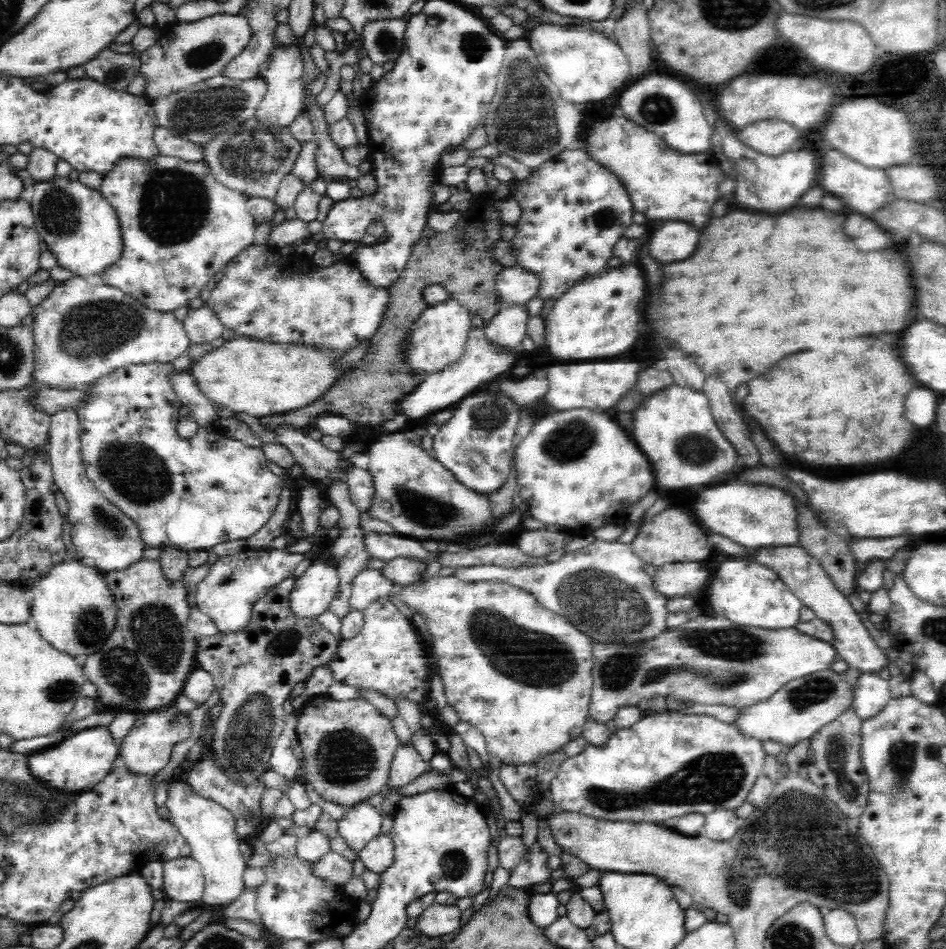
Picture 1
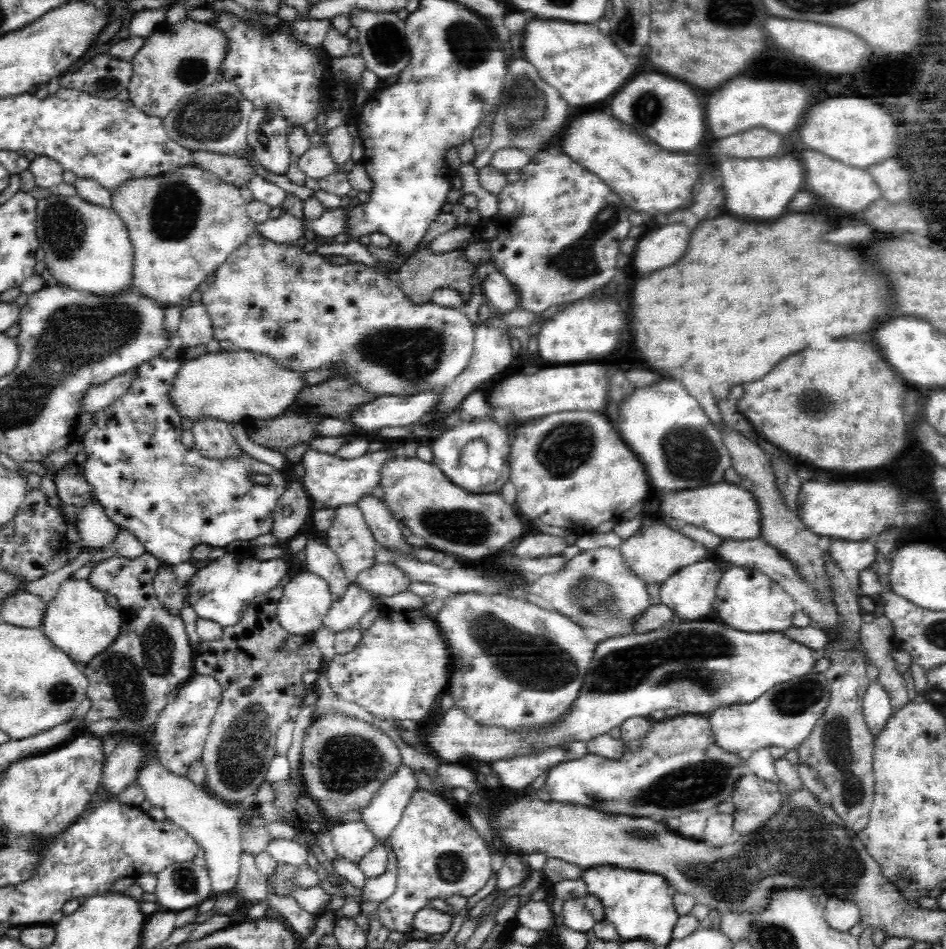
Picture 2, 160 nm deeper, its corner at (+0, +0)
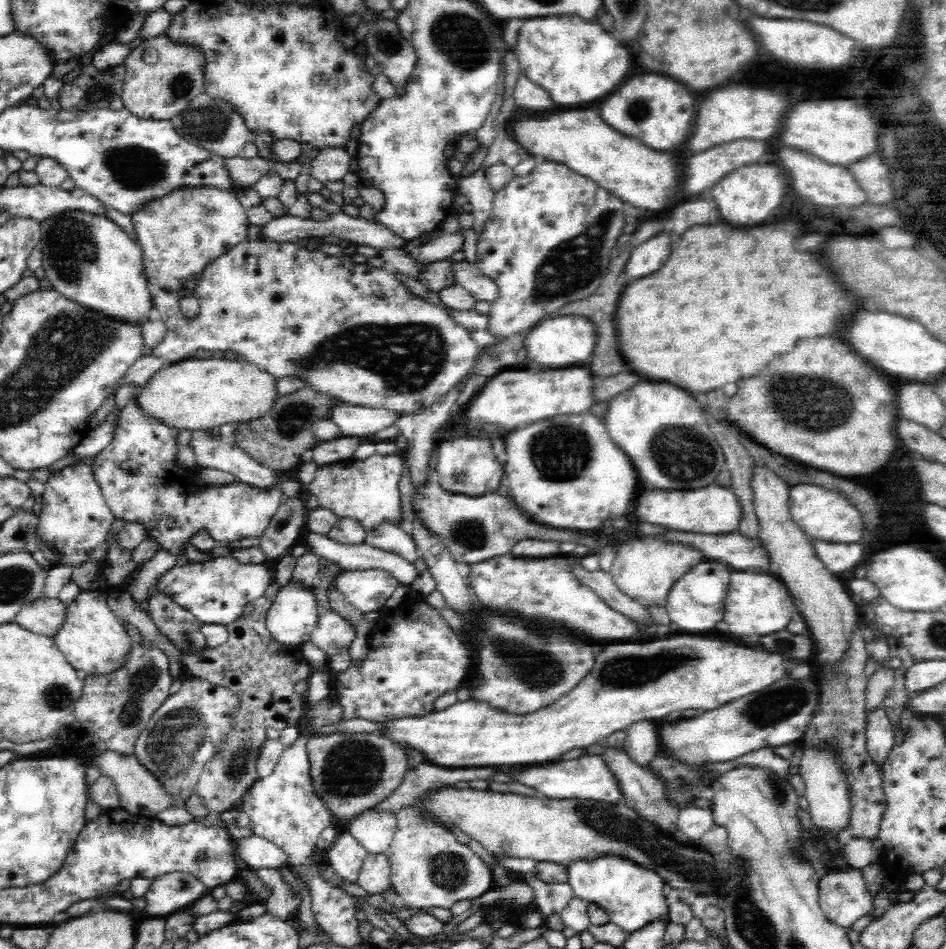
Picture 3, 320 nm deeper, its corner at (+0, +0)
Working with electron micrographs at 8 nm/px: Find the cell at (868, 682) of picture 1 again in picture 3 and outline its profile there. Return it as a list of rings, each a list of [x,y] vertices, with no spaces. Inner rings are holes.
[[[882,708],[875,709],[866,717],[865,735],[865,749],[874,765],[881,770],[883,762],[894,748],[892,724]]]

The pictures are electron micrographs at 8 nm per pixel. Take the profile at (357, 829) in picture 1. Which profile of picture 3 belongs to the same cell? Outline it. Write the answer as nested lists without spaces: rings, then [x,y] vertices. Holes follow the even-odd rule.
[[[344,832],[336,838],[336,842],[326,850],[325,866],[331,866],[332,870],[342,882],[357,882],[363,860],[366,858],[366,849],[360,847],[355,839]]]

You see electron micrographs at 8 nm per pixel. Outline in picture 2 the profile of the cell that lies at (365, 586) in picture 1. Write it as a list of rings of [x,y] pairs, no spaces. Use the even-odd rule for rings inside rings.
[[[351,584],[344,598],[331,604],[331,608],[324,616],[322,628],[333,636],[352,630],[352,626],[357,626],[364,614],[370,610],[374,600],[368,592]]]

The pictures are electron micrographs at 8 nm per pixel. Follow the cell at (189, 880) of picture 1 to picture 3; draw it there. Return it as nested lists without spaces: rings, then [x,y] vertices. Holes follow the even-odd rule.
[[[173,872],[155,878],[145,892],[144,913],[149,918],[168,915],[191,908],[196,900],[211,892],[192,875]]]

